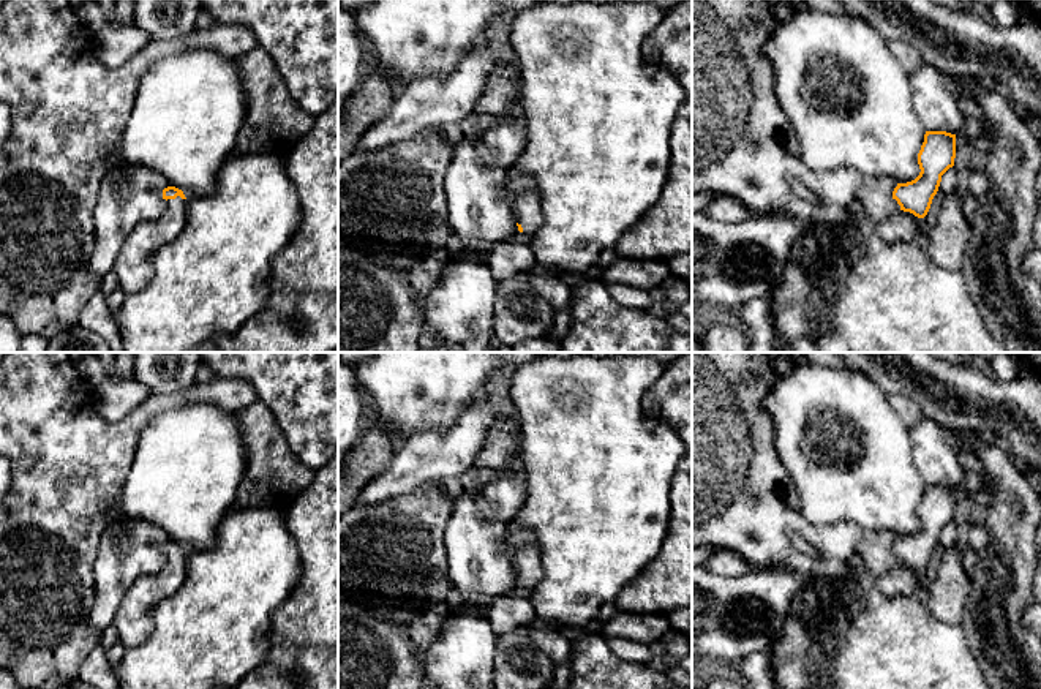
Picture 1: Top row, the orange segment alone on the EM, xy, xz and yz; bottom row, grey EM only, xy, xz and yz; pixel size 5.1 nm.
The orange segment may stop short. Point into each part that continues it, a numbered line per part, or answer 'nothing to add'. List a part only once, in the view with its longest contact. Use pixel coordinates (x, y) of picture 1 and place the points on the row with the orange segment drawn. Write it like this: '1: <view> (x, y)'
1: xy (133, 269)

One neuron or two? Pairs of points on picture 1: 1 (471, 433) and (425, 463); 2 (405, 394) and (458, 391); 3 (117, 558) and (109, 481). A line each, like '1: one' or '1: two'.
1: one
2: one
3: two

